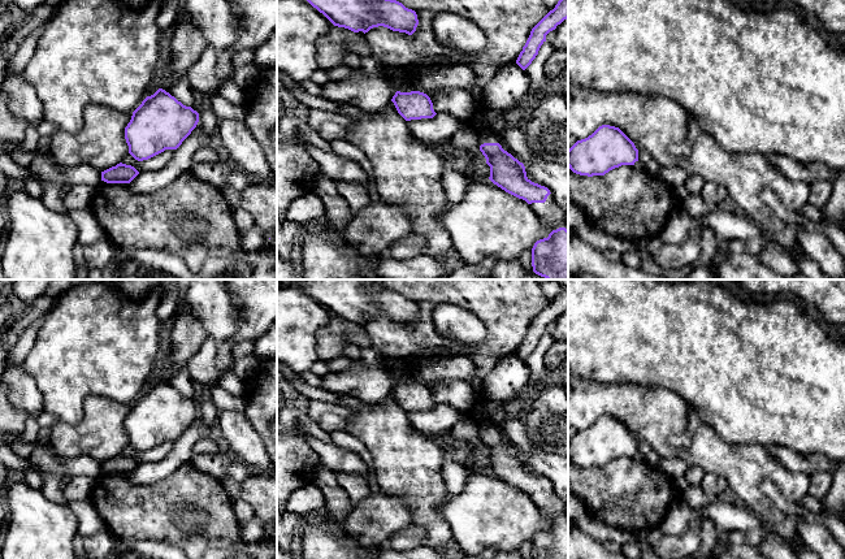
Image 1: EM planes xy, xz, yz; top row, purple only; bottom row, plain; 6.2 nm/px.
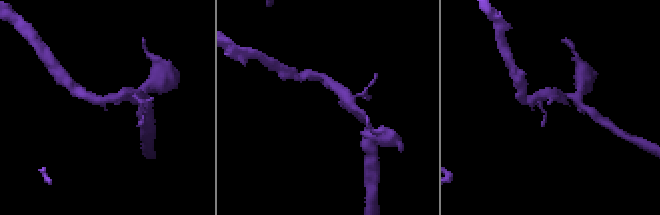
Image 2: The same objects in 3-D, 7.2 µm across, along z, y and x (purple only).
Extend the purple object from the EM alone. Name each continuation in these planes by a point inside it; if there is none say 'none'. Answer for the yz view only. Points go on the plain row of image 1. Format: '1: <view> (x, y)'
none

